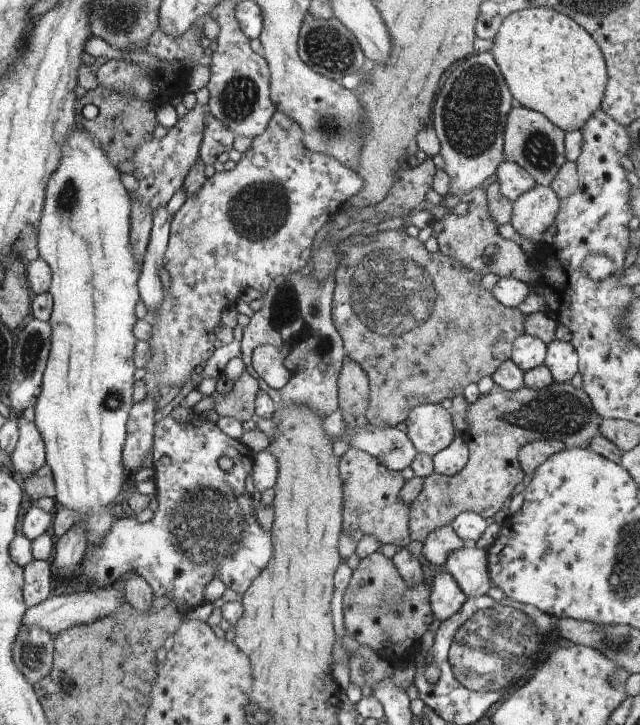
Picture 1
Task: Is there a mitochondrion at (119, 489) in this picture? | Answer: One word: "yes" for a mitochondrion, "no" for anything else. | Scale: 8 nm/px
no

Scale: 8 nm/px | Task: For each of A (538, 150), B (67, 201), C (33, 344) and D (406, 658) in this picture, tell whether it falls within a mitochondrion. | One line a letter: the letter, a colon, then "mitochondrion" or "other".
A: mitochondrion
B: mitochondrion
C: mitochondrion
D: other

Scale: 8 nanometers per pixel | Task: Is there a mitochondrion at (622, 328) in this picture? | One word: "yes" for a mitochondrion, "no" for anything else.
no

